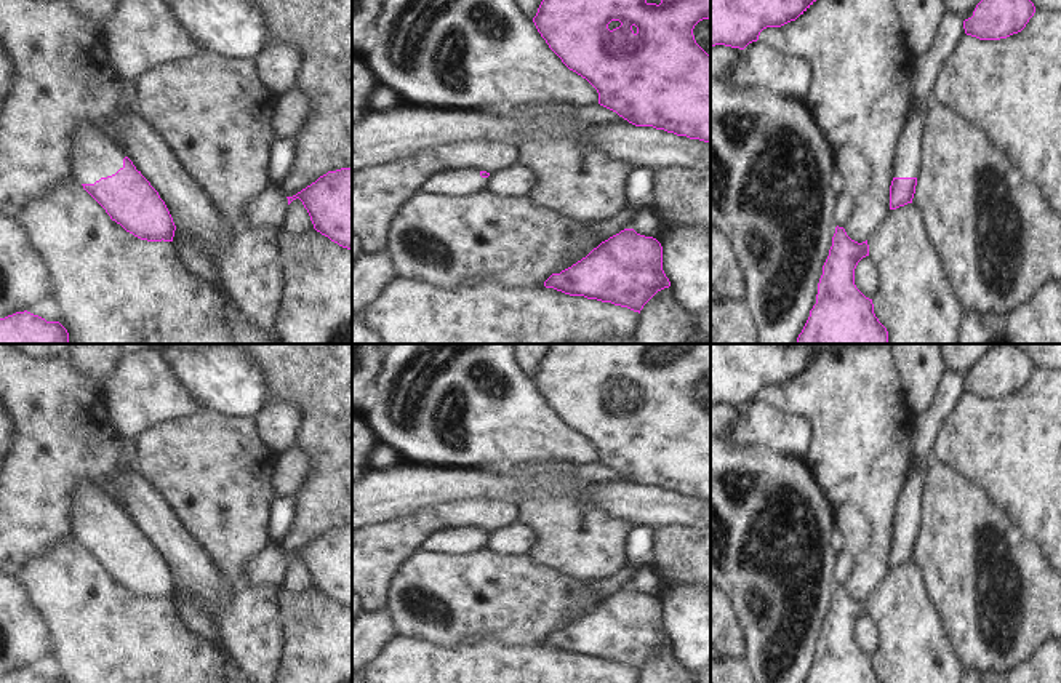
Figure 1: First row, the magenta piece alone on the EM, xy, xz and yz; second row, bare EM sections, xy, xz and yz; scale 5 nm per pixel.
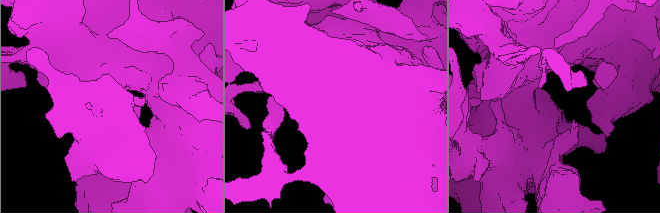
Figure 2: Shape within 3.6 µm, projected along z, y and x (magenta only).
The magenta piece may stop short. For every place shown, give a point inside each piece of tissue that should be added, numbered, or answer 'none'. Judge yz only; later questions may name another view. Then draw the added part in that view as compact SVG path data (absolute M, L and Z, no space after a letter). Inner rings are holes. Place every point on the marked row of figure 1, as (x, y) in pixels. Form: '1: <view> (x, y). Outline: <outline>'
1: yz (908, 160). Outline: M935 101L917 112L911 112L896 146L893 178L919 178L922 166L922 134L933 104Z

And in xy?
1: xy (93, 155). Outline: M82 128L74 136L70 152L74 179L80 184L94 184L123 168L125 157L123 149L101 131Z

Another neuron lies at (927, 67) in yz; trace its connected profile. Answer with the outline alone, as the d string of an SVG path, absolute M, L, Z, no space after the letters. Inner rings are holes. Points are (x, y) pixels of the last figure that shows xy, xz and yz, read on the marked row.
M946 14L930 51L915 54L911 77L911 112L927 107L935 99L941 70L963 35L963 19Z

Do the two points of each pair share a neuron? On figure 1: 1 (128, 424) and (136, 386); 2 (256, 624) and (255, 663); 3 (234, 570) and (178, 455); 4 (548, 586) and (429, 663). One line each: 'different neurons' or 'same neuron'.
1: same neuron
2: same neuron
3: same neuron
4: different neurons

